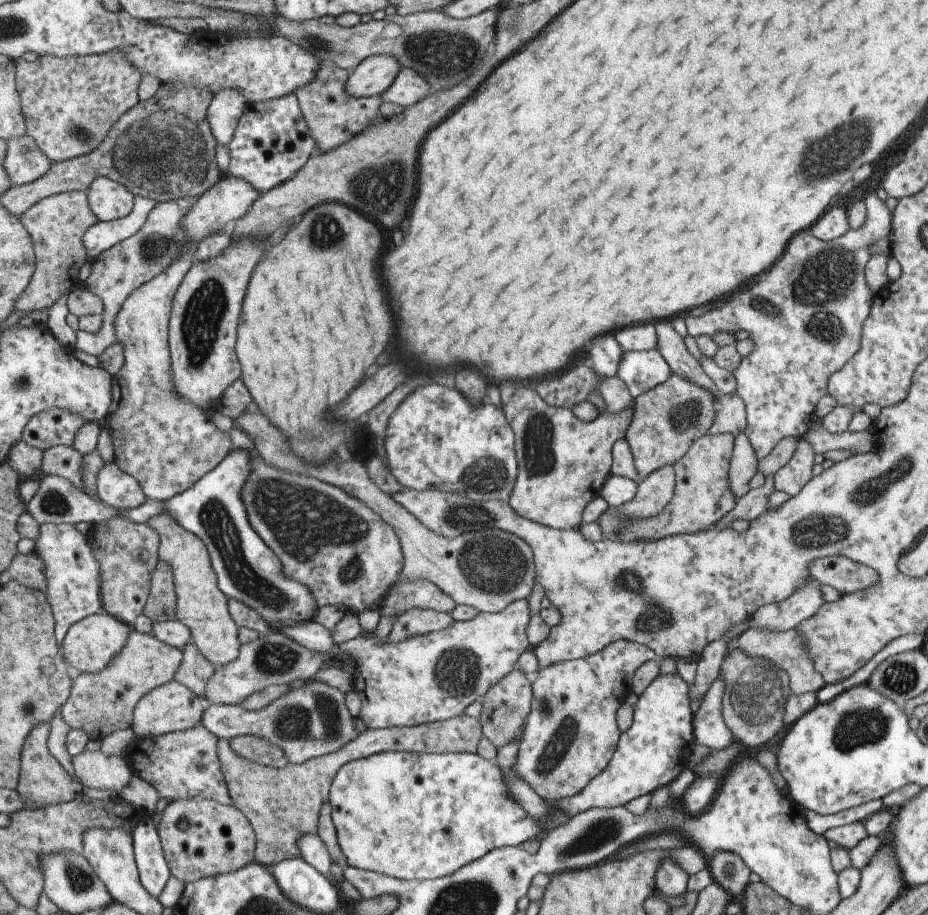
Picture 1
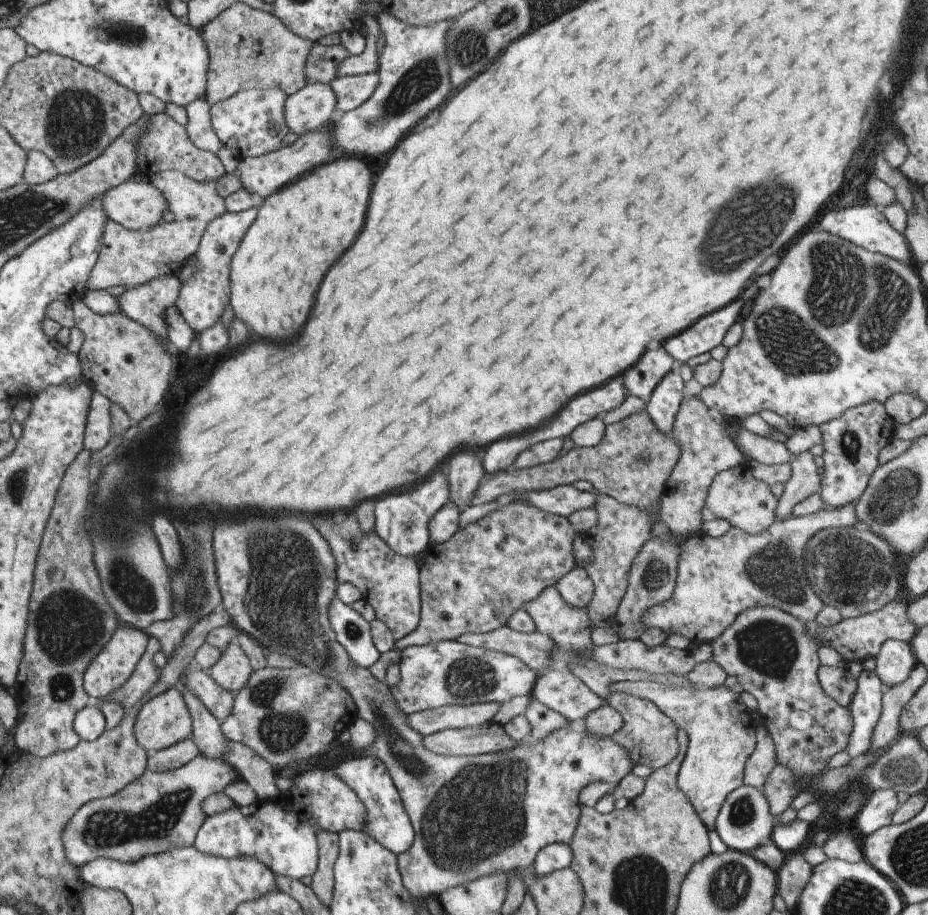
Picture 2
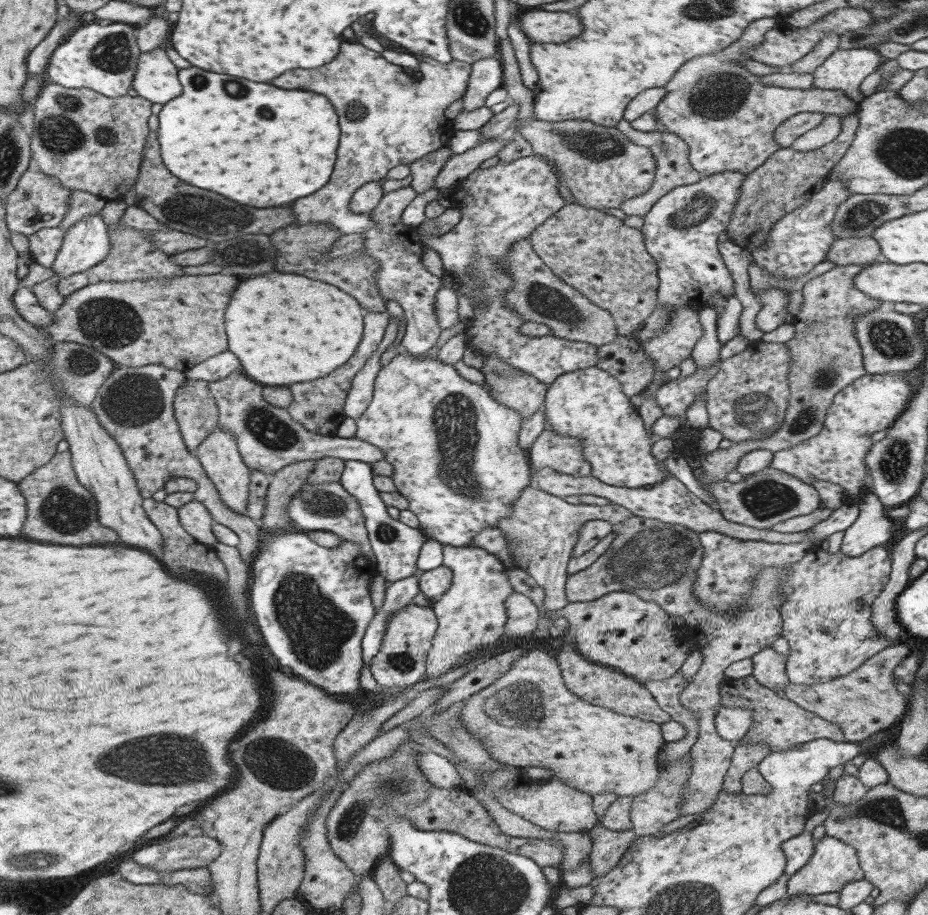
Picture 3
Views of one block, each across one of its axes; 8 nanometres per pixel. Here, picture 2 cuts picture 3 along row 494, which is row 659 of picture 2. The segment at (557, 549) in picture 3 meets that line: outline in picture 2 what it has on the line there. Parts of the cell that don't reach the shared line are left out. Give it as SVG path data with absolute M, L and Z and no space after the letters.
M501 626L492 632L482 634L461 634L455 638L461 645L483 648L519 658L536 675L544 674L551 667L549 652L555 643L549 636L533 633L519 633Z

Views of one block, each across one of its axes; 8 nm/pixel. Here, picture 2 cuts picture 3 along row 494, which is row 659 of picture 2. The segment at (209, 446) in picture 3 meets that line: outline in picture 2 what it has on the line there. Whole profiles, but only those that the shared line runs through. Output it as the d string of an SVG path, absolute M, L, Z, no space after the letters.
M231 642L225 646L219 660L208 669L207 674L223 690L235 694L245 686L251 672L247 656L235 642Z

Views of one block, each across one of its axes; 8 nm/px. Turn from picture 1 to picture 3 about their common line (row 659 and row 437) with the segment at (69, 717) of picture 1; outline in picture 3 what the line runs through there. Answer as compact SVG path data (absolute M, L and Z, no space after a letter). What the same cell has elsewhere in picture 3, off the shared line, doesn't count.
M159 364L141 365L137 368L115 366L98 388L89 407L101 427L119 445L142 499L151 498L169 477L193 479L196 483L194 500L206 508L213 522L230 528L238 536L236 550L249 568L254 553L260 547L261 530L249 517L236 514L222 505L217 490L205 476L200 462L185 448L173 414L173 395L184 379L183 371Z

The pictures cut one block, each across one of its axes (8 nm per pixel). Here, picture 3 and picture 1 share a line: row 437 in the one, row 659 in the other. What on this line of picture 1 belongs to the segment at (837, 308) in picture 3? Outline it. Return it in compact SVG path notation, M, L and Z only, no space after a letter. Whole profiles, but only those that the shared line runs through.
M748 628L736 638L736 647L743 650L749 658L763 658L773 662L777 668L785 671L788 676L788 686L793 695L816 693L823 685L823 677L813 668L811 658L807 656L805 638L799 636L795 630L773 632L765 628Z

